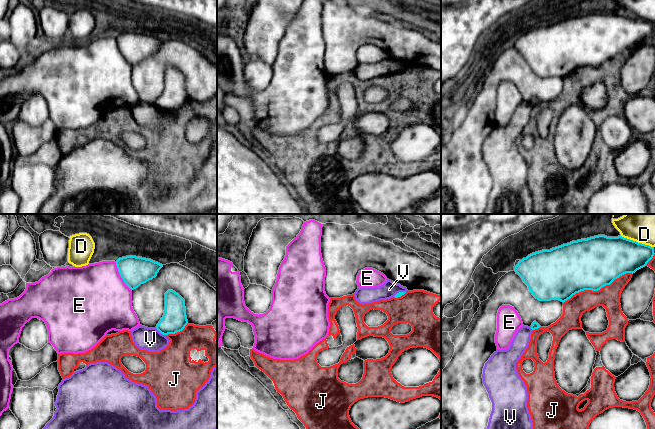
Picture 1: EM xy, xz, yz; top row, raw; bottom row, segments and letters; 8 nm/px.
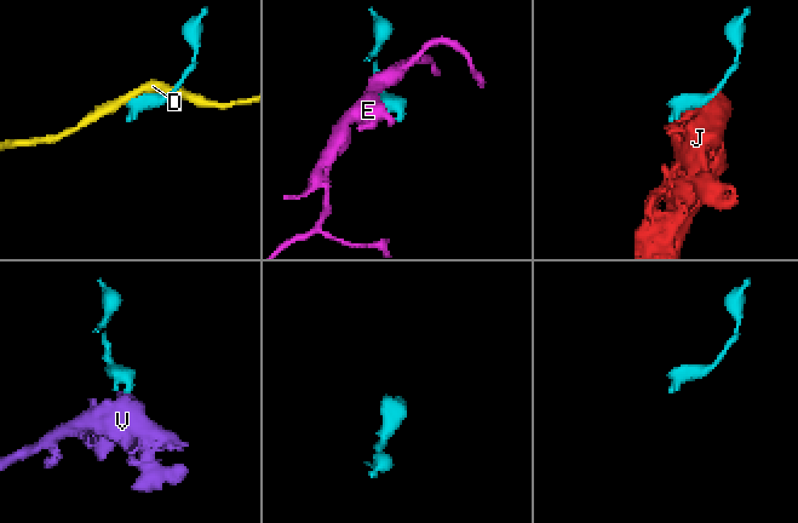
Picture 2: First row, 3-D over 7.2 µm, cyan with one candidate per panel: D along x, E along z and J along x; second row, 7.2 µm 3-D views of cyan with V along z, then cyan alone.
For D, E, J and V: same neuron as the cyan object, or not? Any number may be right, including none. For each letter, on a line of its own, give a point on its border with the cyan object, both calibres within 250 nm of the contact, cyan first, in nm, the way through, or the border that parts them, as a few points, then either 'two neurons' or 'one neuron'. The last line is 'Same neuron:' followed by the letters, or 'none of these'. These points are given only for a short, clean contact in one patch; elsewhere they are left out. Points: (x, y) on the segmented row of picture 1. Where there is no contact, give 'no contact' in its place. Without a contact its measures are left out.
D: contact yz (637, 242); calibres 340 and 280 nm; two neurons
E: contact xy (120, 275); calibres 240 and 500 nm; two neurons
J: contact yz (597, 290); calibres 420 and 180 nm; two neurons
V: contact xy (160, 332); calibres 200 and 190 nm; two neurons
Same neuron: none of these

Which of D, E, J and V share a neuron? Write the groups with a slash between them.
D / E / J / V

